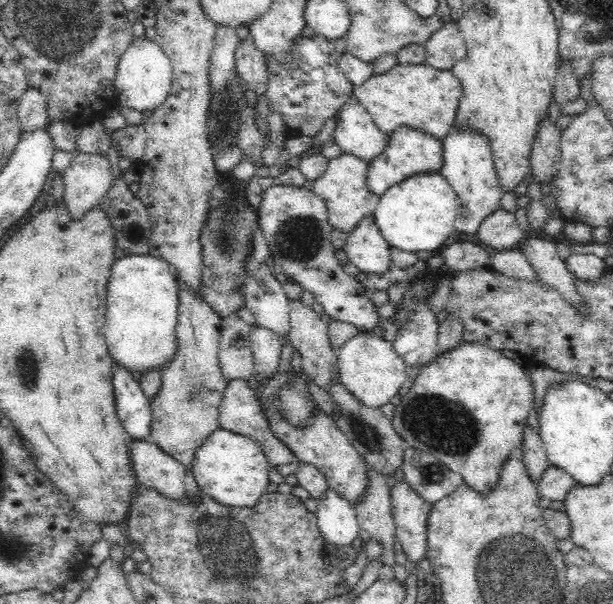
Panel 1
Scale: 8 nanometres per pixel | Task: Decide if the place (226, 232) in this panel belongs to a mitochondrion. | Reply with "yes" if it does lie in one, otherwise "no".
yes

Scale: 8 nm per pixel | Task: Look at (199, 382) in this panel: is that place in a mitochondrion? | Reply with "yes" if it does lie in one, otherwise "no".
yes

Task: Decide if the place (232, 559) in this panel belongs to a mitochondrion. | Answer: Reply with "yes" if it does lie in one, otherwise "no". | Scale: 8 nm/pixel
yes

